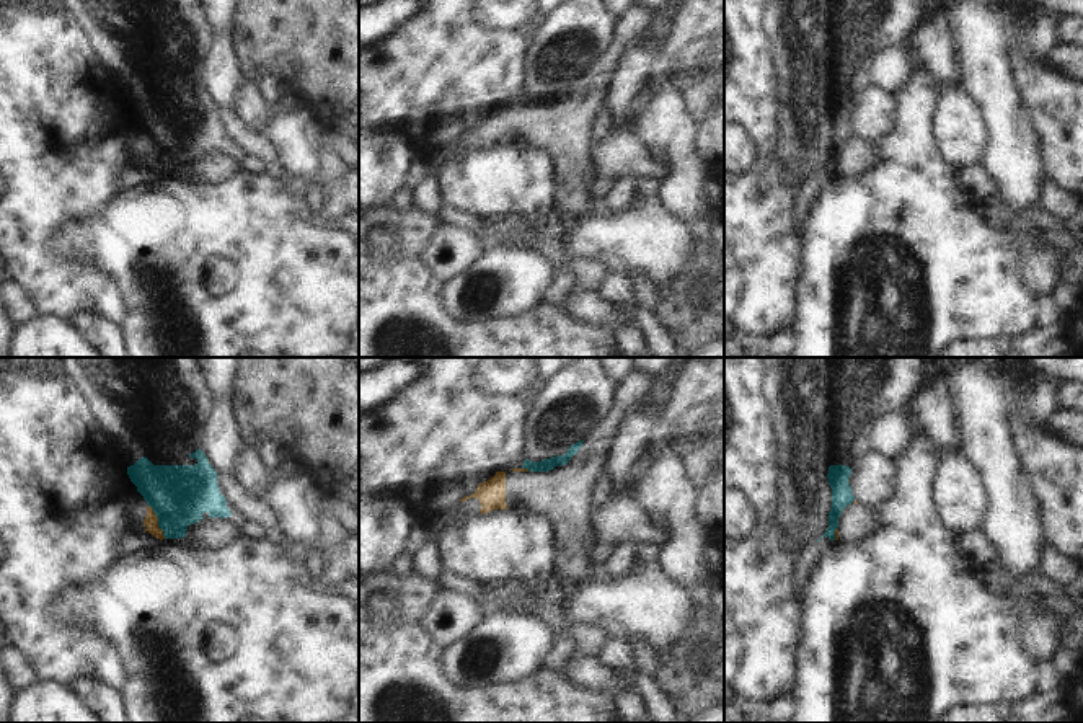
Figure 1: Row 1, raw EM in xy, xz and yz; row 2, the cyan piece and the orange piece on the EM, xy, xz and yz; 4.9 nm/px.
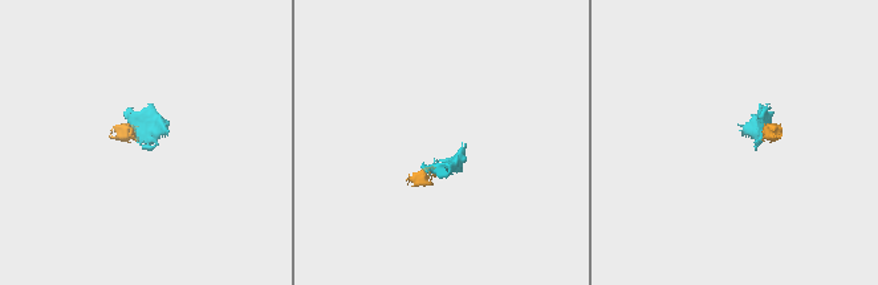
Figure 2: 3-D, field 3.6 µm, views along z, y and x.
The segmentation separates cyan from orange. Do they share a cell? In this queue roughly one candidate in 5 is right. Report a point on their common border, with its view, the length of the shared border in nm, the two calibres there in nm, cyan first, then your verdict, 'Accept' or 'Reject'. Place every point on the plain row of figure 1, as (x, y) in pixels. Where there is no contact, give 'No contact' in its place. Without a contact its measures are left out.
Touches cyan at xy (159, 155). Shared border 190 nm. Thickness 300 nm (cyan) against 70 nm. Reject

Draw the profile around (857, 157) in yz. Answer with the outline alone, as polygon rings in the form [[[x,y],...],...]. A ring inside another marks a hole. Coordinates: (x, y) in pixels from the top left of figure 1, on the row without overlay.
[[[858,135],[848,139],[840,152],[835,165],[835,175],[842,178],[860,178],[874,170],[881,160],[881,145],[866,142]]]

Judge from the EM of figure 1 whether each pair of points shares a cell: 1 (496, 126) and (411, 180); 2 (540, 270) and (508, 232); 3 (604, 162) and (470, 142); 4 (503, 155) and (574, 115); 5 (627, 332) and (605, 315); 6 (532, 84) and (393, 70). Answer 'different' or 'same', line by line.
1: same
2: different
3: different
4: different
5: different
6: different

